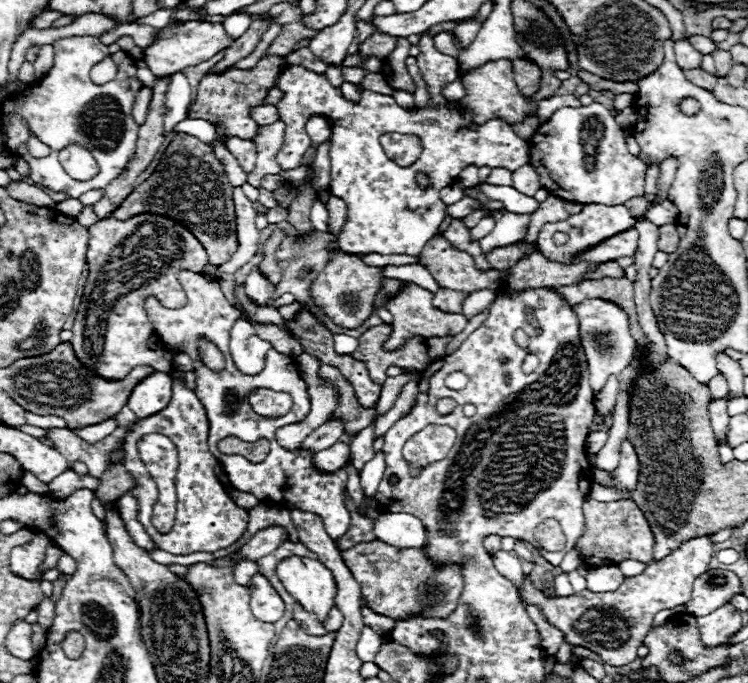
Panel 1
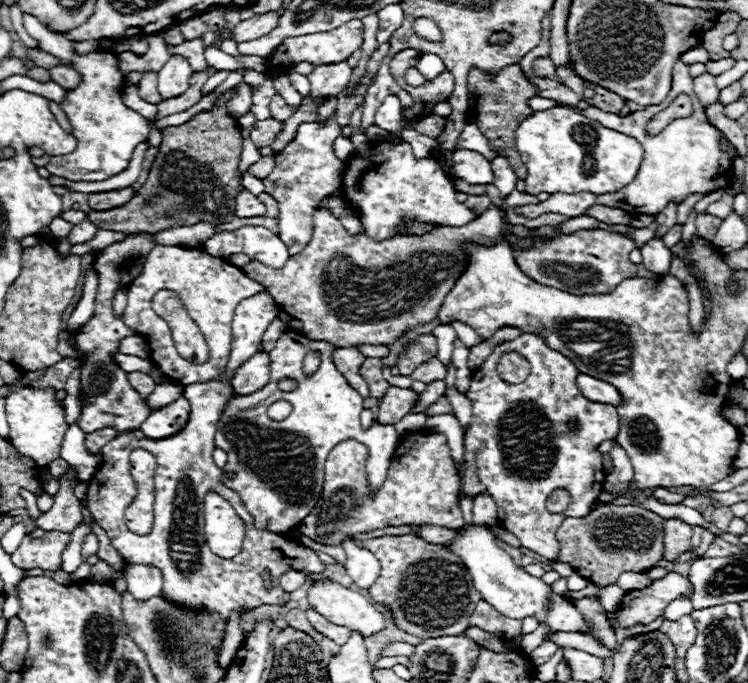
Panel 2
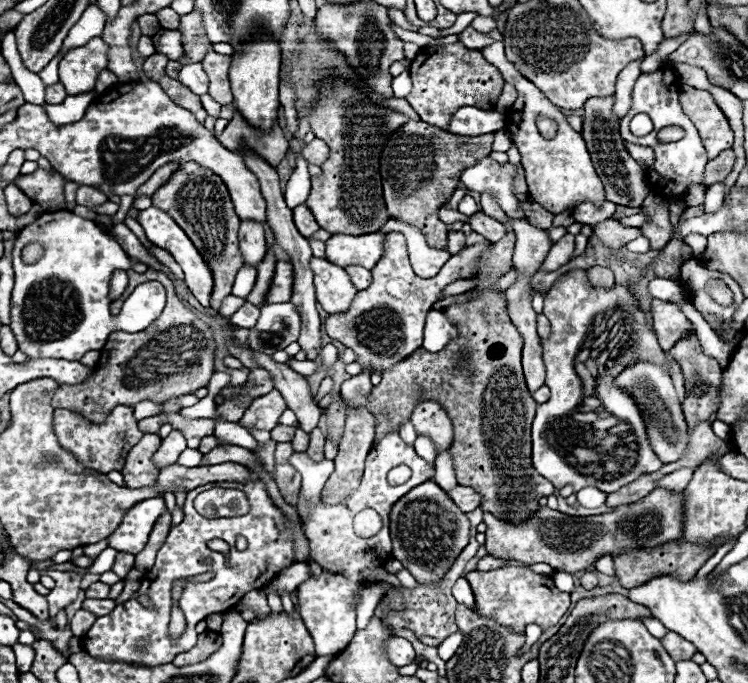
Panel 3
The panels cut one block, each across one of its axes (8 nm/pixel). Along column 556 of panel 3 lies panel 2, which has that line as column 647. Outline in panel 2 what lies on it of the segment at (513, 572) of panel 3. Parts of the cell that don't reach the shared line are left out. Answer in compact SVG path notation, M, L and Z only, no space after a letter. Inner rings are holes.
M668 572L662 580L656 580L650 588L644 592L628 592L620 606L614 612L614 618L622 626L636 626L636 624L648 624L654 618L658 618L664 608L680 598L680 596L692 596L690 582L674 572Z

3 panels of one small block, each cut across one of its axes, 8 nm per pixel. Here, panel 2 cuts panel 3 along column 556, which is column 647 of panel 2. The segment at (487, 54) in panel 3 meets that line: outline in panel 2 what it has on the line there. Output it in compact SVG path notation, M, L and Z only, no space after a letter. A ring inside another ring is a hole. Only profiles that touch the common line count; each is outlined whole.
M680 60L674 64L674 72L672 72L672 92L668 94L668 100L664 100L664 104L646 108L646 110L642 110L642 112L632 112L632 114L628 114L628 116L624 116L624 118L620 118L618 114L602 112L600 108L594 108L594 106L588 106L586 110L578 110L578 108L574 108L574 110L580 112L580 114L586 114L588 118L600 122L602 126L606 126L606 128L610 128L610 130L616 130L616 132L622 132L622 134L626 134L626 136L632 136L632 138L640 140L640 144L642 144L642 148L644 148L644 158L642 158L642 166L640 166L636 178L632 180L632 184L624 186L620 192L612 192L612 194L600 194L600 196L596 196L596 194L592 194L592 192L578 192L578 194L568 196L568 194L560 194L560 192L558 192L558 194L552 194L546 202L520 206L520 208L518 208L518 214L524 214L524 216L528 216L528 218L536 218L536 216L540 216L540 214L554 212L554 214L564 214L564 216L568 216L568 218L574 218L574 216L584 216L586 210L588 210L592 204L602 204L602 206L610 206L610 208L622 208L622 210L626 210L626 212L632 214L632 216L634 216L634 214L658 214L670 200L676 200L676 202L680 204L688 194L694 194L694 192L702 192L702 194L706 194L706 192L718 192L718 190L726 188L726 186L730 184L730 180L732 180L732 158L730 158L728 154L722 154L722 152L720 152L720 148L718 148L718 136L720 136L720 132L708 122L708 118L706 118L706 114L704 114L704 108L700 106L700 100L698 100L696 94L694 94L692 78L690 78L690 74L688 74L688 66L686 66L684 62L680 62ZM678 94L688 94L688 96L690 96L692 106L694 106L692 116L688 116L688 118L676 118L676 120L672 120L658 136L648 136L648 132L646 132L648 120L650 120L654 114L658 114L660 110L664 110L664 106L668 106Z

